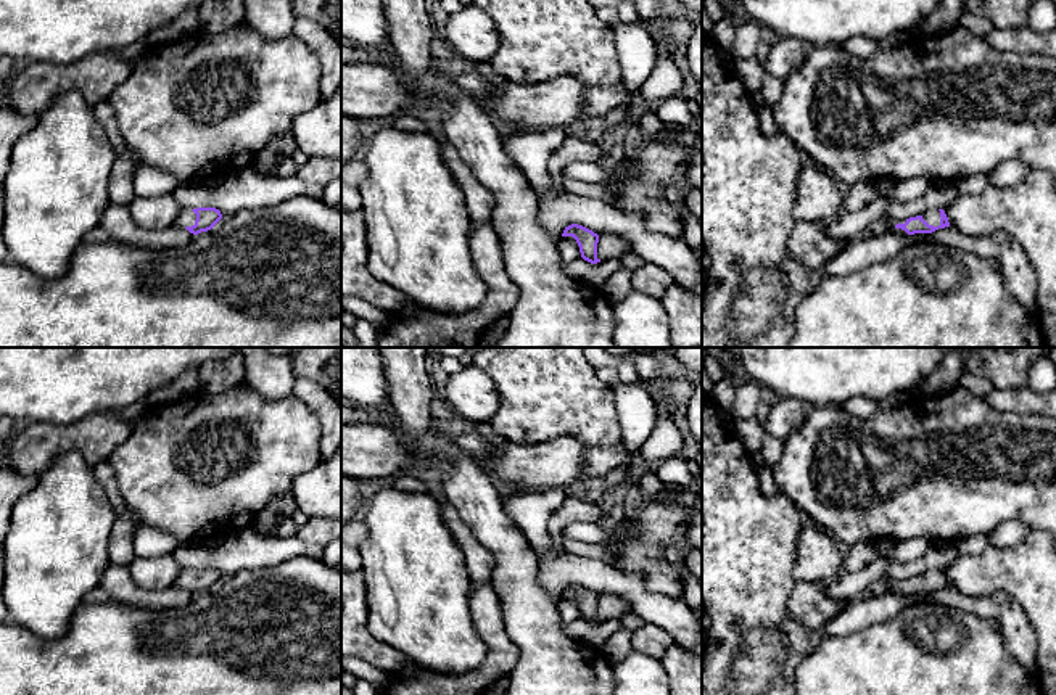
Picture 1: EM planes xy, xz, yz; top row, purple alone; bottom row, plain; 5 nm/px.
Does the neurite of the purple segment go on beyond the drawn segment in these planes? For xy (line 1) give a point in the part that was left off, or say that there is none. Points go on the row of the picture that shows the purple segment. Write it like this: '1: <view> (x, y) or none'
1: xy (187, 217)

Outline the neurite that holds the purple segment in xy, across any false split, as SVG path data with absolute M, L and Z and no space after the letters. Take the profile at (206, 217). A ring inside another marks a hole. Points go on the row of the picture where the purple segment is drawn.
M216 208L184 209L177 217L175 225L187 228L193 235L198 235L211 230L221 219L222 214Z

